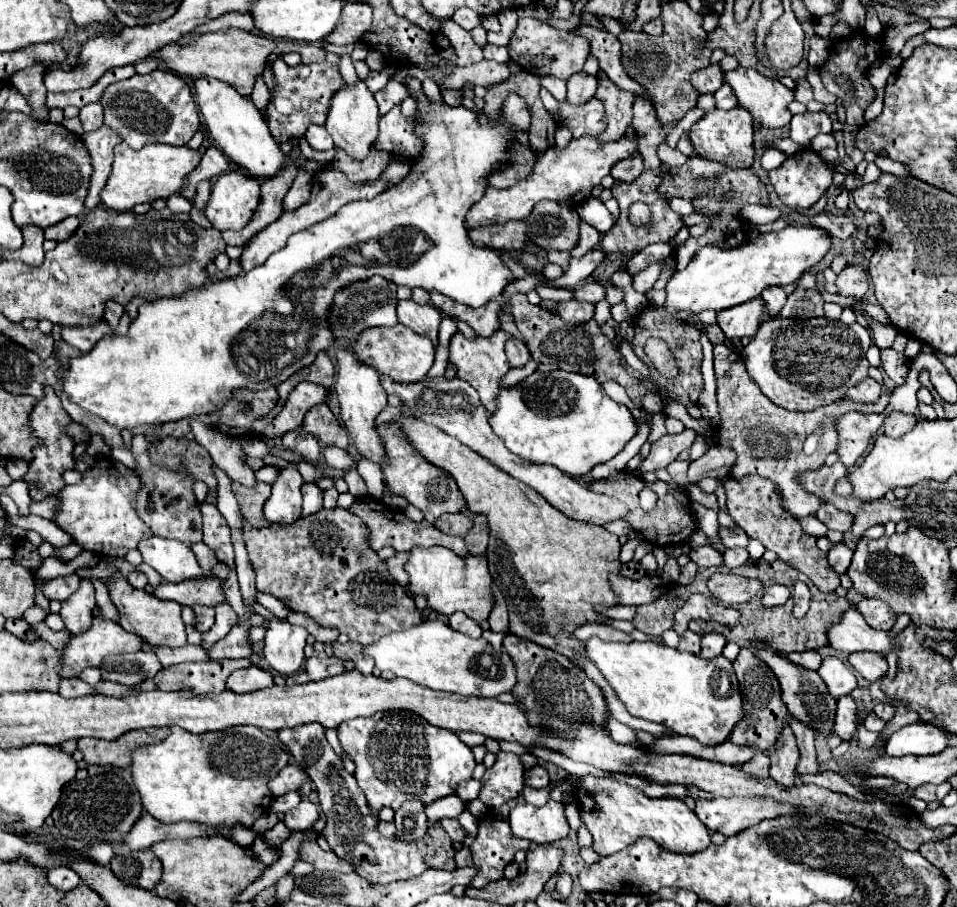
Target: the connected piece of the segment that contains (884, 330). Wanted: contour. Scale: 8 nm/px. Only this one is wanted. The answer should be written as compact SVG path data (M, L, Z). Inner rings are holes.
M864 313L864 317L866 317L866 321L868 321L868 327L872 329L872 339L874 339L874 343L878 345L878 349L888 349L888 347L892 345L892 341L894 341L894 337L896 337L898 331L896 331L892 325L882 325L882 323L874 321L874 319L868 317L866 313Z

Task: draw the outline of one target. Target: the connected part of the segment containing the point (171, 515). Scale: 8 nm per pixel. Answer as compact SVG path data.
M136 435L132 439L132 455L138 461L138 475L142 479L142 489L138 491L138 515L152 529L154 535L164 539L176 539L192 547L202 541L202 515L196 505L196 497L192 493L192 479L182 473L172 473L168 469L156 467L148 457L148 441L144 435Z

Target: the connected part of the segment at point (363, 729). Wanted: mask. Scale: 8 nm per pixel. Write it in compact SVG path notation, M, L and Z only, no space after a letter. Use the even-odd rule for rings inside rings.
M382 711L372 717L358 717L358 719L344 721L336 727L336 731L338 731L342 749L350 755L350 759L356 765L354 777L356 777L360 789L366 793L368 805L372 807L374 815L378 815L378 811L382 807L398 809L404 801L410 801L410 799L420 799L424 805L430 805L436 799L452 795L456 789L456 783L470 779L472 771L476 767L470 747L466 747L456 737L456 733L434 727L434 725L426 723L424 719L420 719L420 715L416 715L416 713Z

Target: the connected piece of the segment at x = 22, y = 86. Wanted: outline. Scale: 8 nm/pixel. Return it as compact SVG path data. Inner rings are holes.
M34 65L30 69L18 71L16 75L12 75L12 85L16 87L18 93L22 93L22 97L28 101L28 105L32 107L30 117L36 121L48 121L48 107L46 107L46 87L44 87L44 67L42 65Z

